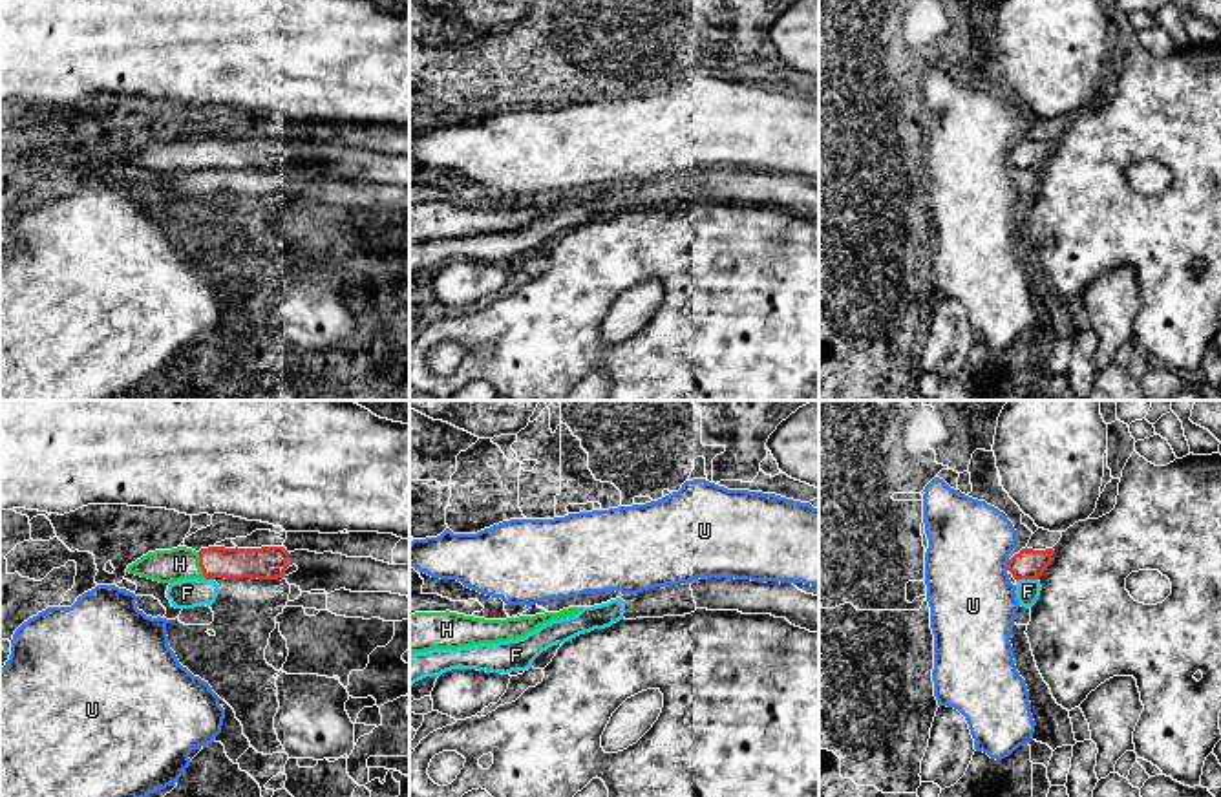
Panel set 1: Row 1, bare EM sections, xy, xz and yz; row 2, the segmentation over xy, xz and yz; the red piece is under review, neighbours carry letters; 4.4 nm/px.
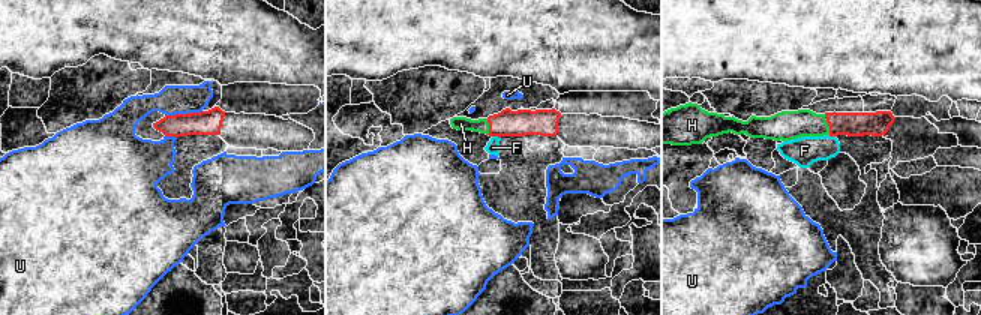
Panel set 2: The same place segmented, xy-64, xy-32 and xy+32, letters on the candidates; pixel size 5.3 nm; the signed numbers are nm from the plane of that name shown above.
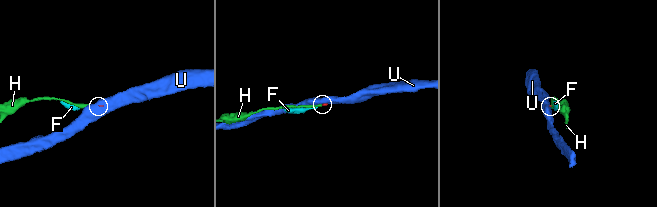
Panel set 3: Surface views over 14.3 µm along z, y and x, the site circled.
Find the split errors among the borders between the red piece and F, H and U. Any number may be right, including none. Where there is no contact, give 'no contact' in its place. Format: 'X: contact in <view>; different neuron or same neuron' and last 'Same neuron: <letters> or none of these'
F: contact in yz; different neuron
H: contact in xy; same neuron
U: contact in yz; different neuron
Same neuron: H

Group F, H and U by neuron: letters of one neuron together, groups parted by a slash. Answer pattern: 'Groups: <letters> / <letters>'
Groups: F / H / U

